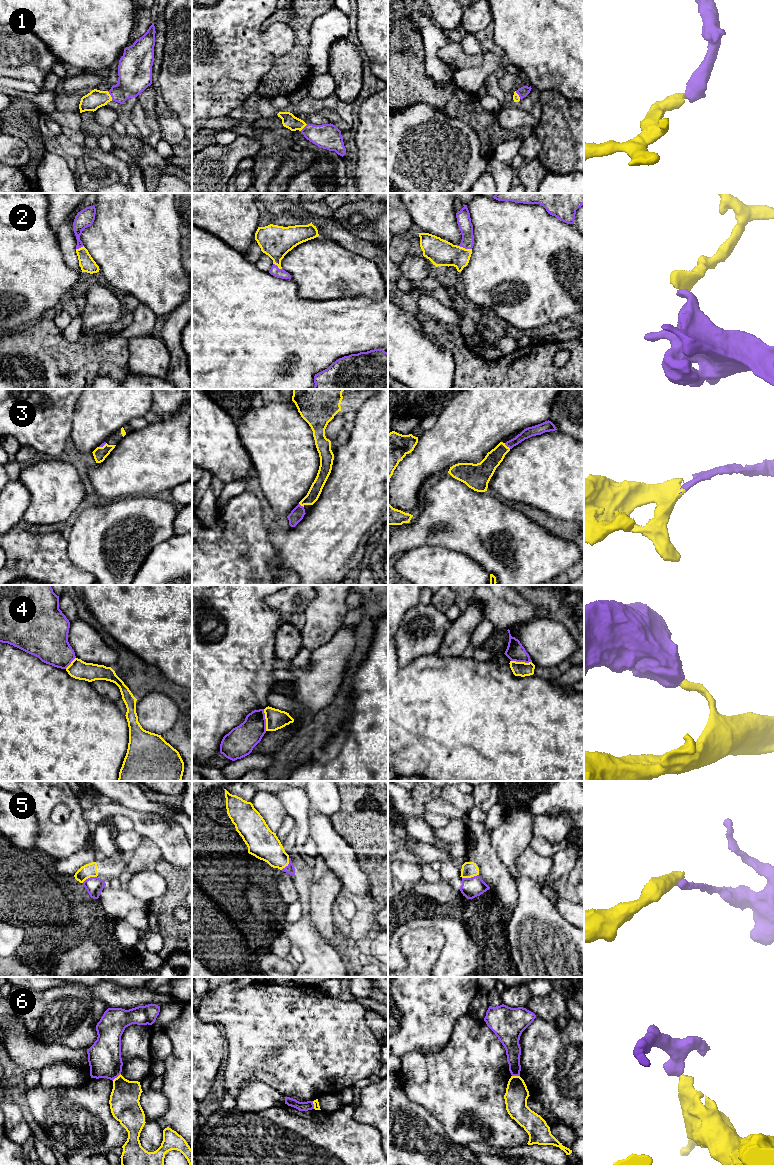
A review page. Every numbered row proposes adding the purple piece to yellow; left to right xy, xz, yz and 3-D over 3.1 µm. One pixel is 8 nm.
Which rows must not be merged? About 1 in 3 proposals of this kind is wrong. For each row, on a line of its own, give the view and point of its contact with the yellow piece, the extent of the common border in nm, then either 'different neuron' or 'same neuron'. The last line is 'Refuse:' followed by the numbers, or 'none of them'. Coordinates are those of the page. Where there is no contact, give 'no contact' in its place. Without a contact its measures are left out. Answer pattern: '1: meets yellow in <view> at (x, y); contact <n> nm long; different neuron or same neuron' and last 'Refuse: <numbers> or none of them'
1: meets yellow in xy at (110, 95); contact 80 nm long; same neuron
2: meets yellow in yz at (464, 248); contact 110 nm long; same neuron
3: meets yellow in yz at (506, 446); contact 70 nm long; same neuron
4: meets yellow in xz at (266, 720); contact 180 nm long; different neuron
5: meets yellow in yz at (470, 877); contact 140 nm long; different neuron
6: meets yellow in xy at (117, 1077); contact 90 nm long; different neuron
Refuse: 4, 5, 6

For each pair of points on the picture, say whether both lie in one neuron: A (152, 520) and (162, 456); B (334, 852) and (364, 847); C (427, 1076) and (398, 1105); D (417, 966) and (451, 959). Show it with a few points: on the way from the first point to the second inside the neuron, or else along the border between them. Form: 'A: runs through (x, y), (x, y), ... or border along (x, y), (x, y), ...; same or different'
A: border along (130, 495), (154, 496); different
B: border along (337, 833), (355, 850); different
C: border along (398, 1078), (404, 1094), (411, 1101), (426, 1109); different
D: border along (445, 942), (432, 966); different

